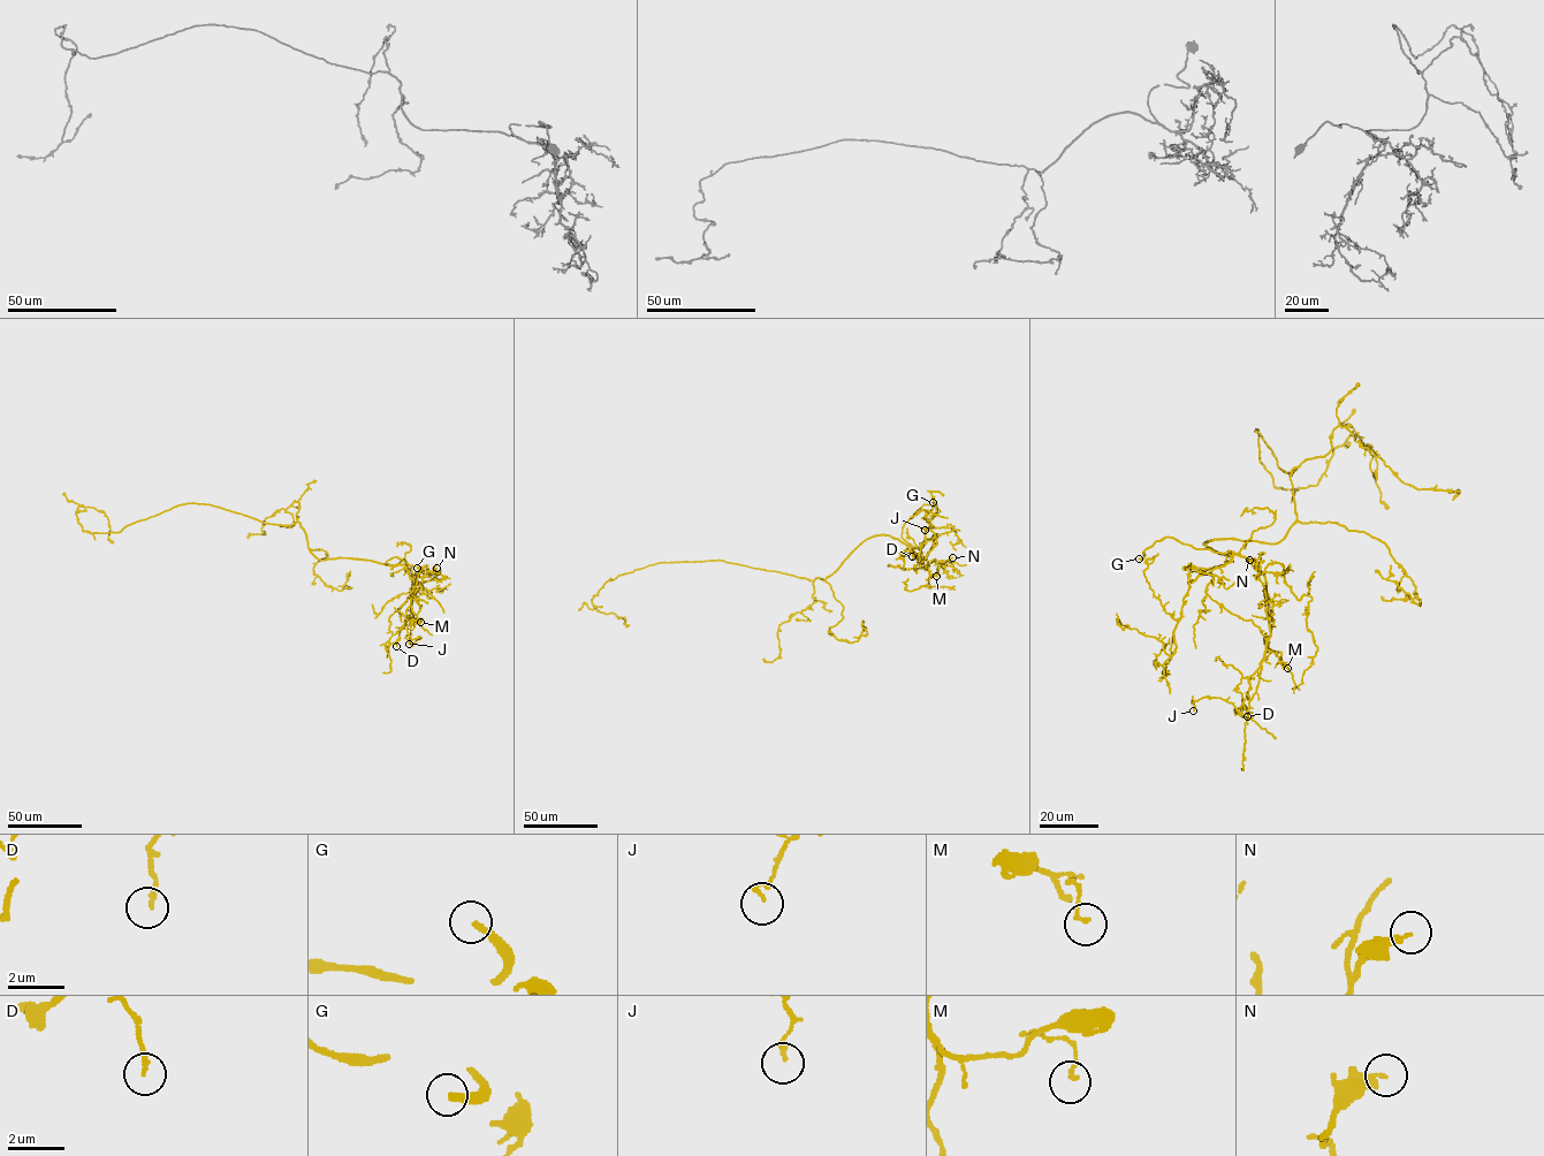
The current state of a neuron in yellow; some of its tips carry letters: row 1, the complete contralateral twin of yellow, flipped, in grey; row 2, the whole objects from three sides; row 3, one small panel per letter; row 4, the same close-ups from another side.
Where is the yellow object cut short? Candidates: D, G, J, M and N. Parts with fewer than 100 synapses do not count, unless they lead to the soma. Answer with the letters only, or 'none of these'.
G

